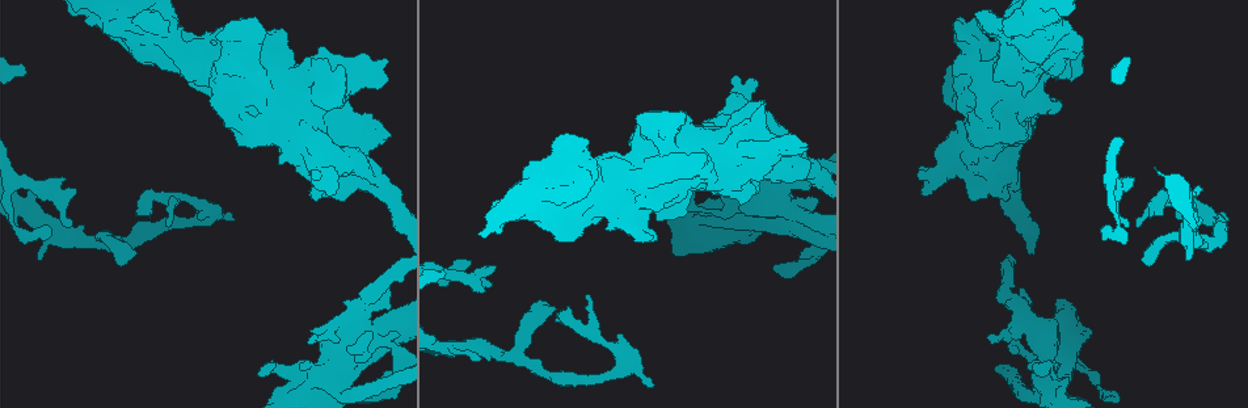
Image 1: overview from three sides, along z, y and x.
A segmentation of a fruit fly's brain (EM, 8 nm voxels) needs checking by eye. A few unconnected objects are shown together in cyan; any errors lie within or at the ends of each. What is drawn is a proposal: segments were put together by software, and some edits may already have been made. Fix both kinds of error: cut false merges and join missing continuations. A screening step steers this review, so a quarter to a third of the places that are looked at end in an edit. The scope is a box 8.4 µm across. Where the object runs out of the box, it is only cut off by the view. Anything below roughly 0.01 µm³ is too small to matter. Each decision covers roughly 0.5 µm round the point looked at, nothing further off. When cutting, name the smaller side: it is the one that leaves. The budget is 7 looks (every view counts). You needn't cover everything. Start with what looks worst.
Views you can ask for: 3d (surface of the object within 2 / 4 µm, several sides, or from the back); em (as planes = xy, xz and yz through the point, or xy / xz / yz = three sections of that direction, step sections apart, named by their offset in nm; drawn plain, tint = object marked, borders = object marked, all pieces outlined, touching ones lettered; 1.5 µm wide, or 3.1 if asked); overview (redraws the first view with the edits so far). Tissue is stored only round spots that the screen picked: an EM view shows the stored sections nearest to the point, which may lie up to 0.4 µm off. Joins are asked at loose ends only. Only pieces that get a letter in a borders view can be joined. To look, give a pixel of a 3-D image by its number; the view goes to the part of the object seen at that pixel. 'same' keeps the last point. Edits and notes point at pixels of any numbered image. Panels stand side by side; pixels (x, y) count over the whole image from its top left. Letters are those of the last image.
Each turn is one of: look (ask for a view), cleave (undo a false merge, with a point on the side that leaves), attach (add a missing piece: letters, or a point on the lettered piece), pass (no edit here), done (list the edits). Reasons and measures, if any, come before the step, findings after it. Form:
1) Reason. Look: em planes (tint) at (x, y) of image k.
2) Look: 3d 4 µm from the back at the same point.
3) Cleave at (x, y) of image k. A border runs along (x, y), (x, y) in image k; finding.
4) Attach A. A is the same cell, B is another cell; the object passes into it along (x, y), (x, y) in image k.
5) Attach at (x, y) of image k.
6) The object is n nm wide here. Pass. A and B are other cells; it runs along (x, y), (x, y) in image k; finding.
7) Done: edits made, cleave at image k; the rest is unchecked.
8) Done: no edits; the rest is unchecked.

Free end. Look: 3d 4 µm at (924, 195) of image 1.

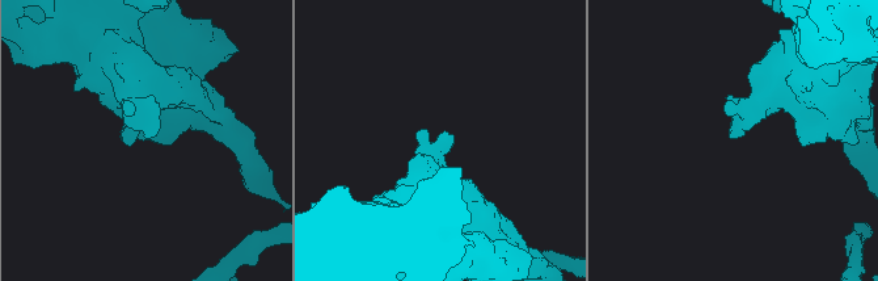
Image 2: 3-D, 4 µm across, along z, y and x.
Now the EM. Look: em planes (borders) at (147, 136) of image 2.

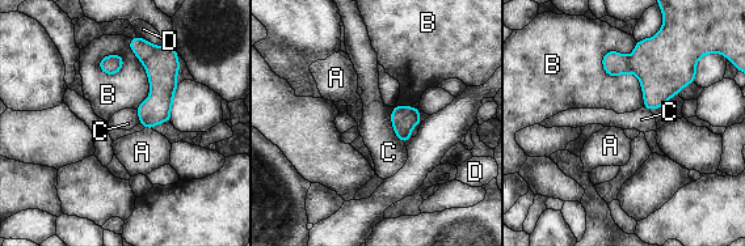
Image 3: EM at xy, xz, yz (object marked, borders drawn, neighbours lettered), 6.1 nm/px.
Pass. A, B, C and D are other cells; a border runs along (144, 127), (151, 128) in image 3; no lettered piece goes on from it.

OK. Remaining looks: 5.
Look: em xz step 8 (borders) at (991, 342) of image 1.

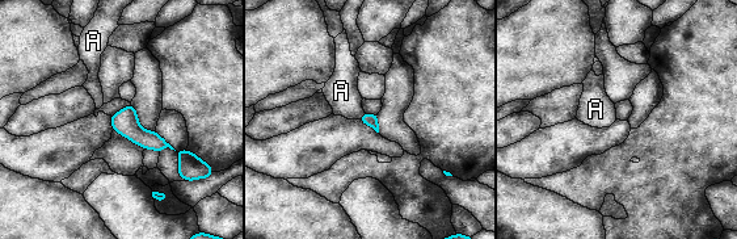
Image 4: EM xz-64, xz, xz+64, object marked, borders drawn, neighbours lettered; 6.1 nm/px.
Look: em planes (borders) at the same point.

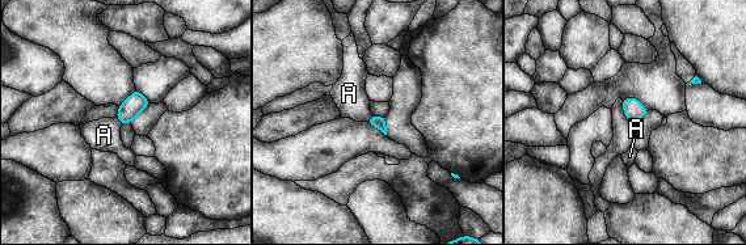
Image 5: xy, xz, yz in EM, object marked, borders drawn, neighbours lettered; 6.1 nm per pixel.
Attach A. A is the same cell; the object passes into it along (137, 102), (119, 121), (104, 135) in image 5; the cell continues.

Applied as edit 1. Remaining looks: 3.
Look: overview.

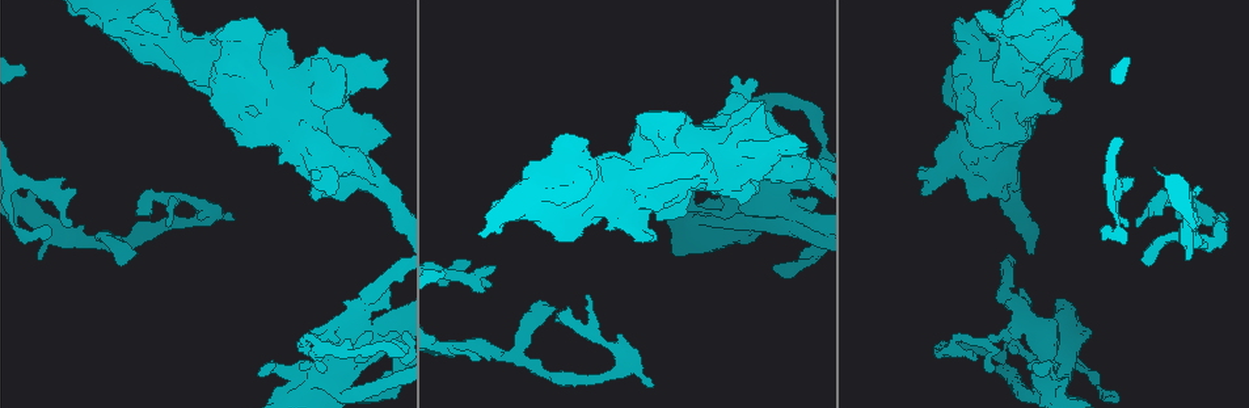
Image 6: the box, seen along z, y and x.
Tapers out. Look: em planes (tint) at (1200, 186) of image 6.

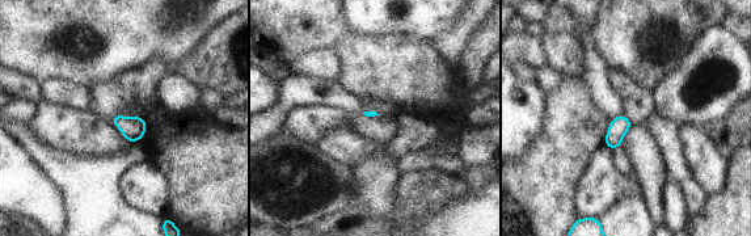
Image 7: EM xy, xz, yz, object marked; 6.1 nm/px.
Look: em planes (borders) at the same point.

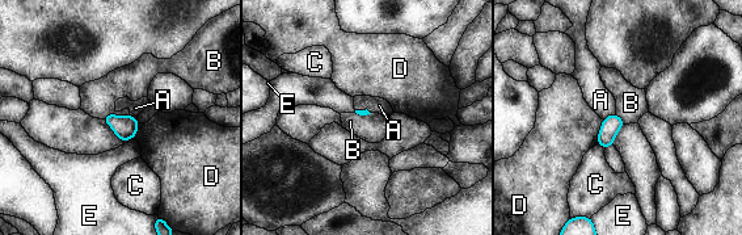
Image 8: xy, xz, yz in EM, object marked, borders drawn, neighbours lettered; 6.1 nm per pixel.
Pass. A, B, C, D and E are other cells; a border runs along (129, 114), (105, 114), (101, 118) in image 8; no lettered piece goes on from it.

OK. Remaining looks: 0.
Done: edits made, attach at image 5; the rest is unchecked.

